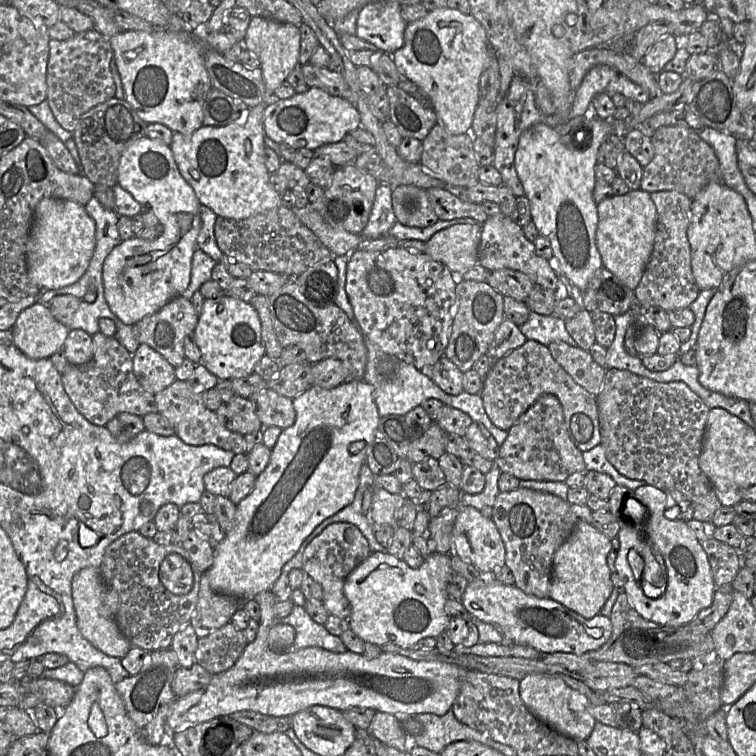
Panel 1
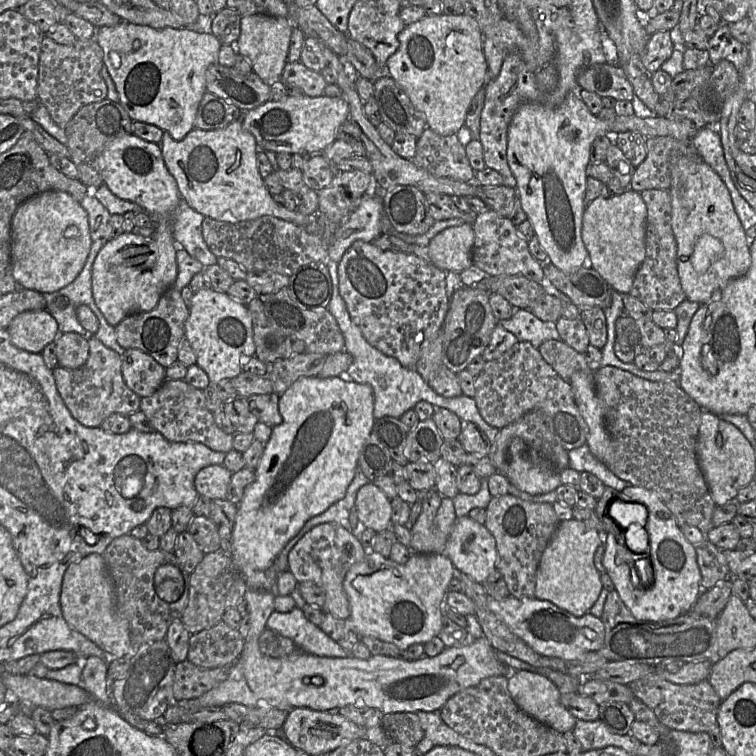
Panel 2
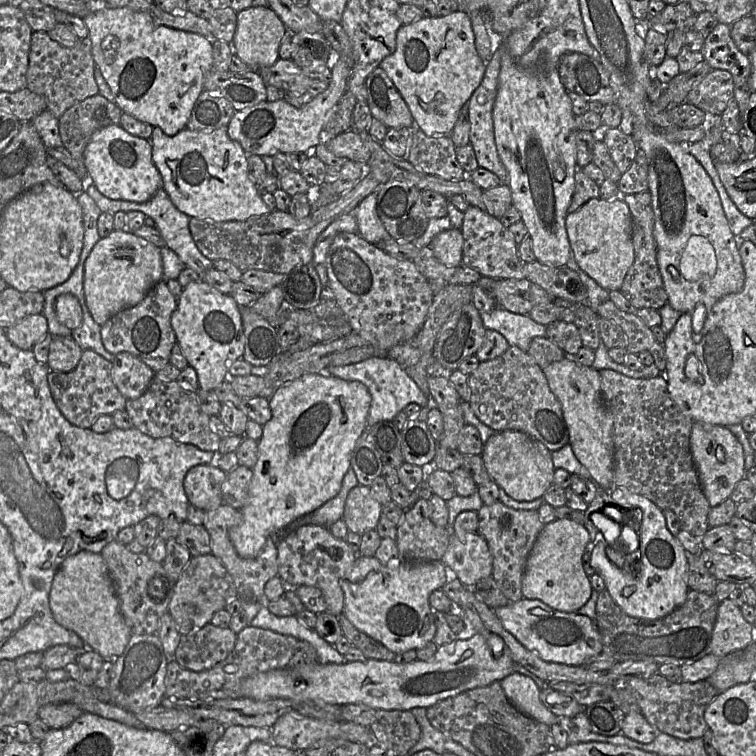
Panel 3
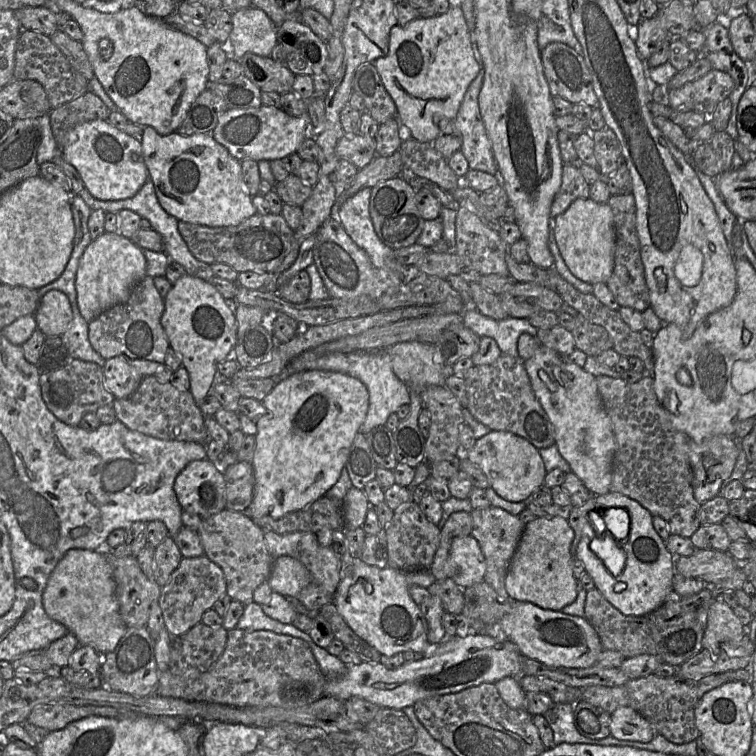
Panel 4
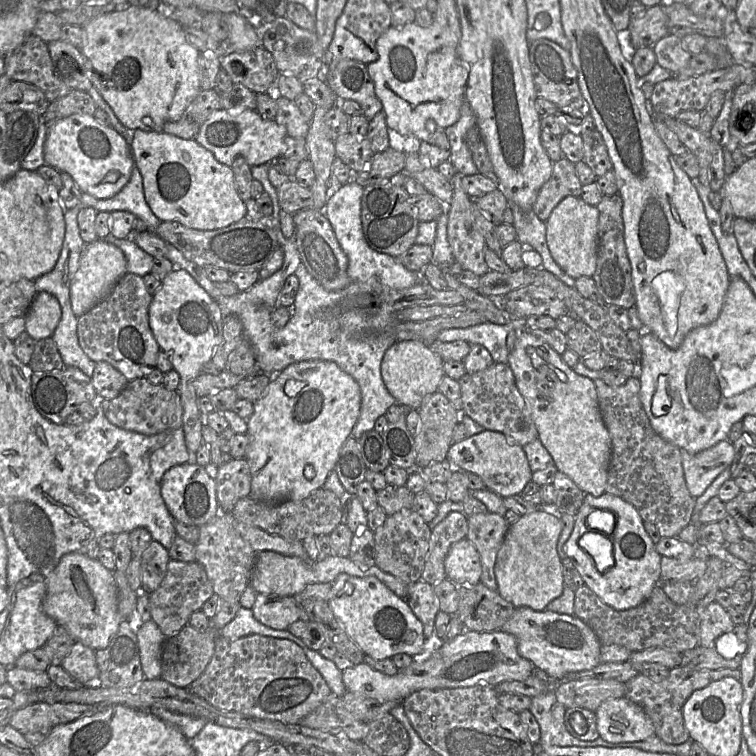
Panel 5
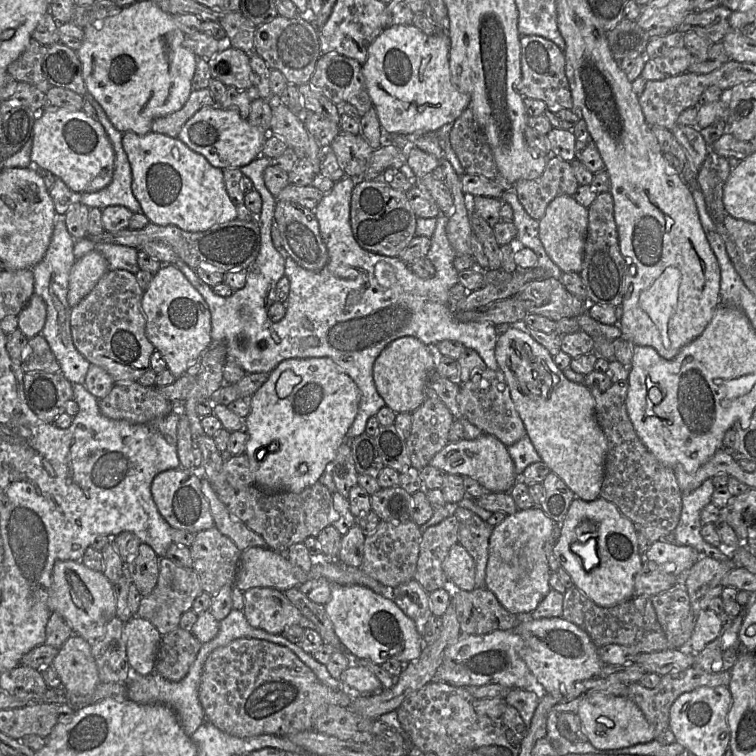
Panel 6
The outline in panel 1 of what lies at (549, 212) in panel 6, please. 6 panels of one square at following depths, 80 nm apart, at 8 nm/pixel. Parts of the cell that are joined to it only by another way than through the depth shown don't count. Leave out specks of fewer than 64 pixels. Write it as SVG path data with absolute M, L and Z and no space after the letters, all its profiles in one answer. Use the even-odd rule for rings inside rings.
M632 190L625 195L599 202L597 211L596 244L603 268L610 271L628 288L635 290L654 247L658 219L656 205L650 193Z

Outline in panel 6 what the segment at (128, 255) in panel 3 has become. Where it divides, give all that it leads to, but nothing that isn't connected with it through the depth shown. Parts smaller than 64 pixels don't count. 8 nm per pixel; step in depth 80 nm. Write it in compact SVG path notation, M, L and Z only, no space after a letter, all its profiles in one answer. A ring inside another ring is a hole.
M92 251L79 258L69 275L67 301L70 307L85 298L108 270L107 260L98 252Z

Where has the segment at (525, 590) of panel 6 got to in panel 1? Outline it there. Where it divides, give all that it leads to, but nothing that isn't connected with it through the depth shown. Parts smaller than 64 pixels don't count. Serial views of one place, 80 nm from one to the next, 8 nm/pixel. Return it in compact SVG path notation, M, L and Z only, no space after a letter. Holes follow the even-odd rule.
M578 521L554 554L549 598L586 619L600 614L614 588L607 562L612 549L612 539L589 523Z

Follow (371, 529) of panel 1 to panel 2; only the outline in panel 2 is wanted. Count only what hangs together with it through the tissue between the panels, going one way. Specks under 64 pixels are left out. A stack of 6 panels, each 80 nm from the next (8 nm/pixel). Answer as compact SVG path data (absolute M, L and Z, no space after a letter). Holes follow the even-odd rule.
M357 467L355 476L347 489L345 497L331 505L323 513L308 520L299 533L304 533L305 535L315 526L325 523L338 524L346 528L350 528L351 524L351 533L359 539L360 534L363 533L366 528L358 520L355 500L358 490L368 483L370 483L368 478L362 470Z

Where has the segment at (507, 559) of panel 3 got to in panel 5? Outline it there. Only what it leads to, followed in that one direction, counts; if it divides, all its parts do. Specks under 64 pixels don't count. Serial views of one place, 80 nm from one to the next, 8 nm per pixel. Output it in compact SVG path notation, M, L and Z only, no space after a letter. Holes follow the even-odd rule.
M485 512L468 516L466 538L474 544L480 555L480 583L492 591L497 591L494 567L509 526L510 523L504 516L495 513Z

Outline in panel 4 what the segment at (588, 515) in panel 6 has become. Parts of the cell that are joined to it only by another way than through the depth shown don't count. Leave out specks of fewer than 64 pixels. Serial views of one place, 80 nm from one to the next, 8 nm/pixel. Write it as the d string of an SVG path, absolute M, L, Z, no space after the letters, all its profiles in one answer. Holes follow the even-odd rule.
M609 491L604 495L597 495L596 497L596 504L599 510L602 509L623 509L623 510L615 510L619 511L622 514L622 511L626 511L628 516L623 516L623 522L625 518L629 518L629 532L627 537L619 543L616 540L616 545L611 541L613 536L608 534L608 538L610 539L610 549L615 550L618 552L619 555L619 565L622 564L622 556L624 558L623 567L621 571L616 571L609 561L610 558L606 554L606 557L603 557L603 548L602 548L602 540L599 543L594 540L594 530L593 528L589 528L589 531L583 532L582 535L577 543L575 550L574 550L574 557L580 560L586 572L589 576L593 579L595 583L595 588L598 589L605 598L619 611L621 611L625 615L645 615L648 614L658 607L660 607L663 602L665 601L667 595L673 591L673 579L676 574L675 571L675 556L673 556L666 548L665 541L659 536L656 530L653 527L653 518L654 516L644 508L639 502L636 500L623 495L618 492Z

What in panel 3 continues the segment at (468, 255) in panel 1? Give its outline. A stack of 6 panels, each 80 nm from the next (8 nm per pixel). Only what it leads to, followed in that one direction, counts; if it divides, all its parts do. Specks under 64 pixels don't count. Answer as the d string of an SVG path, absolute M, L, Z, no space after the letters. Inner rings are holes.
M450 228L437 234L429 246L436 259L442 264L449 267L460 267L464 266L462 264L463 244L461 229Z

